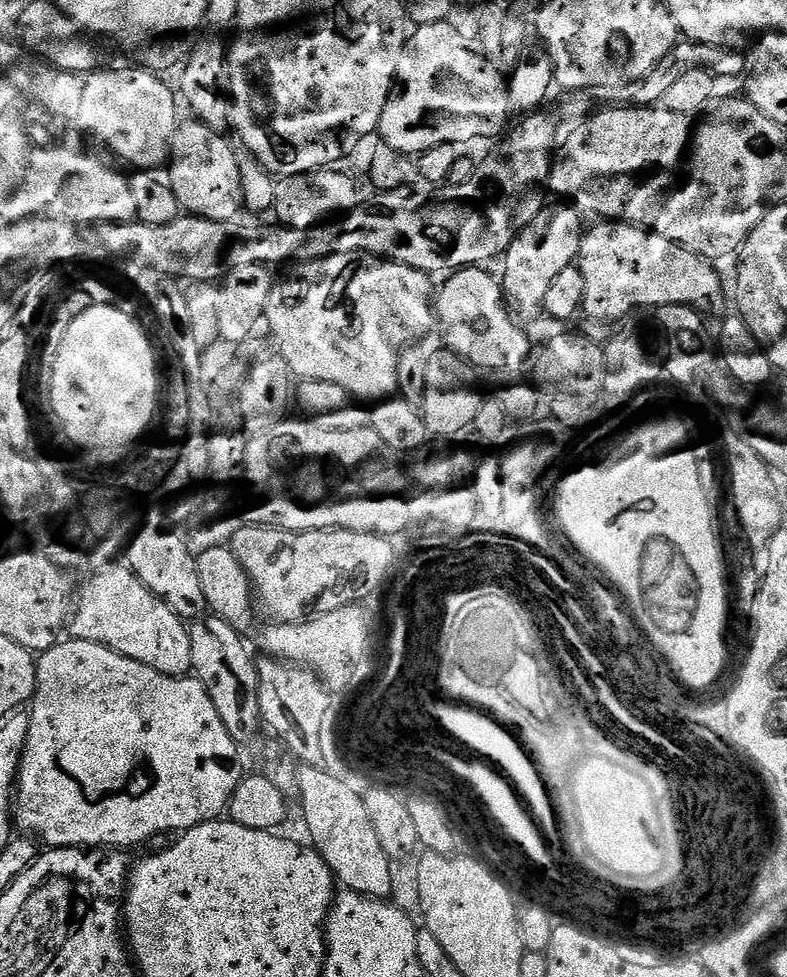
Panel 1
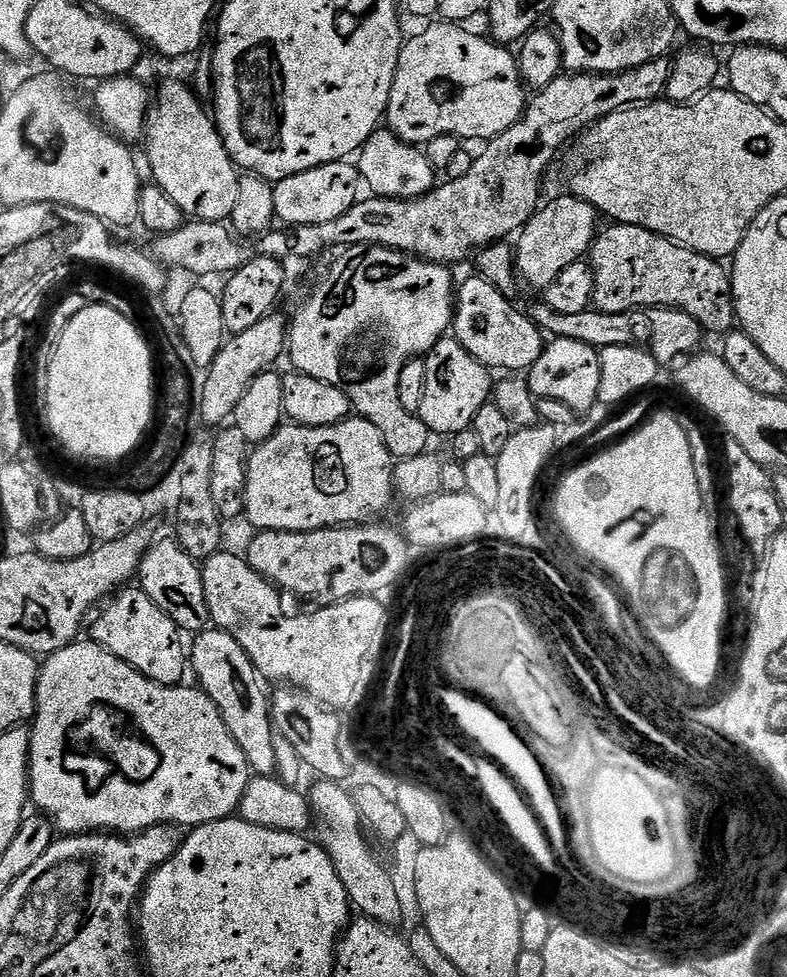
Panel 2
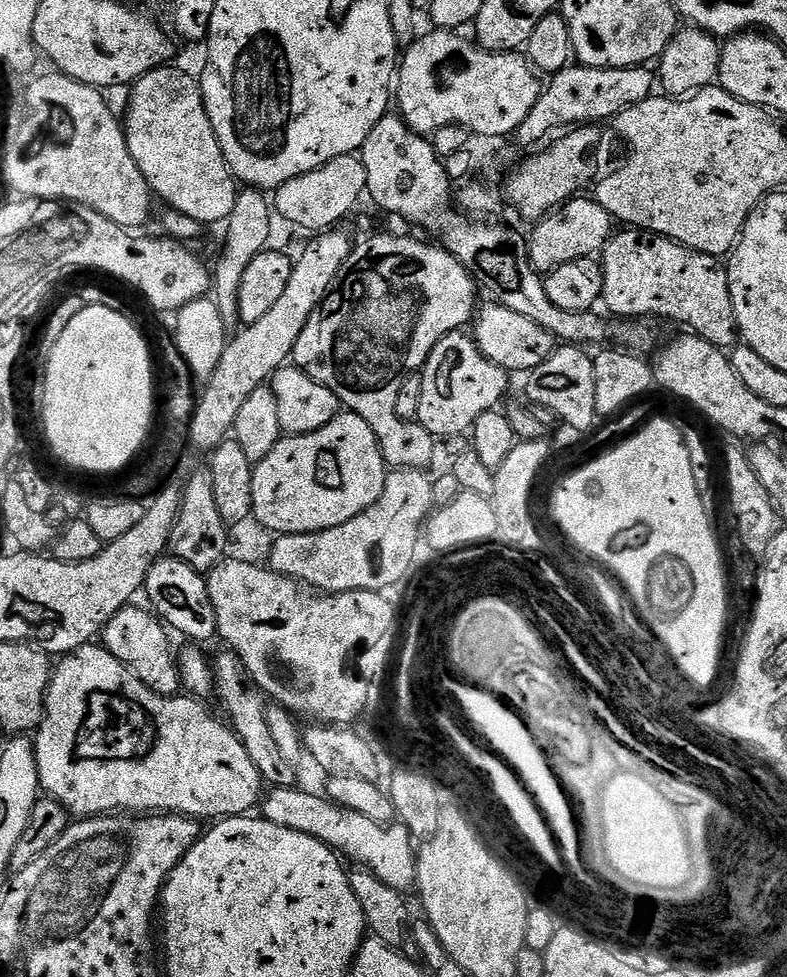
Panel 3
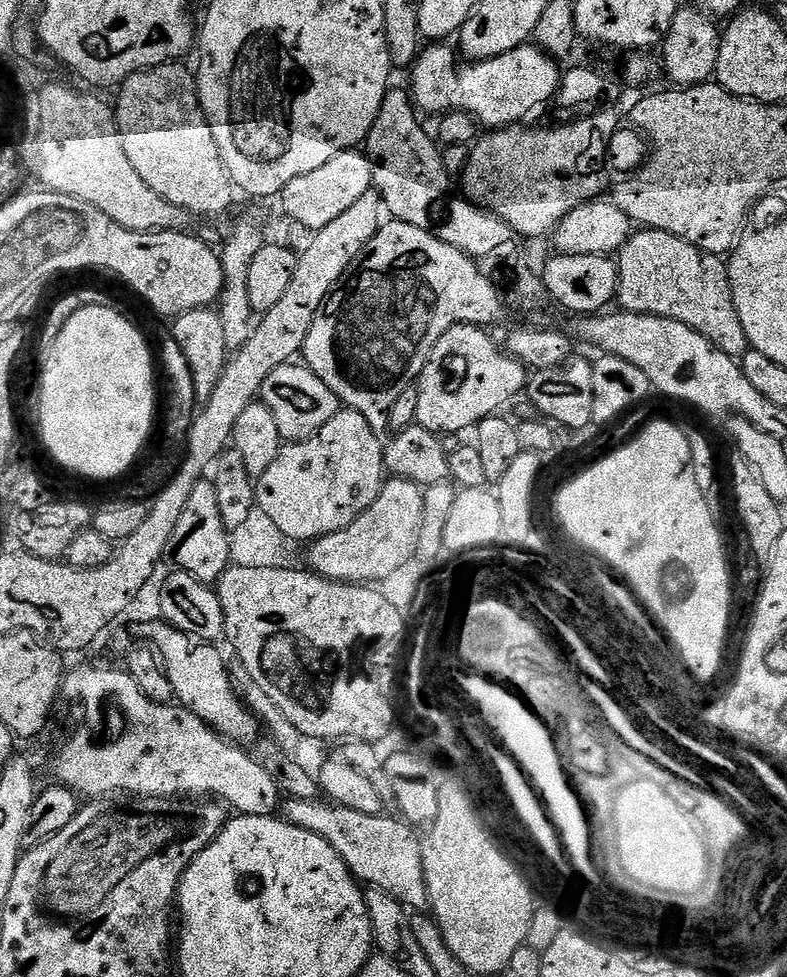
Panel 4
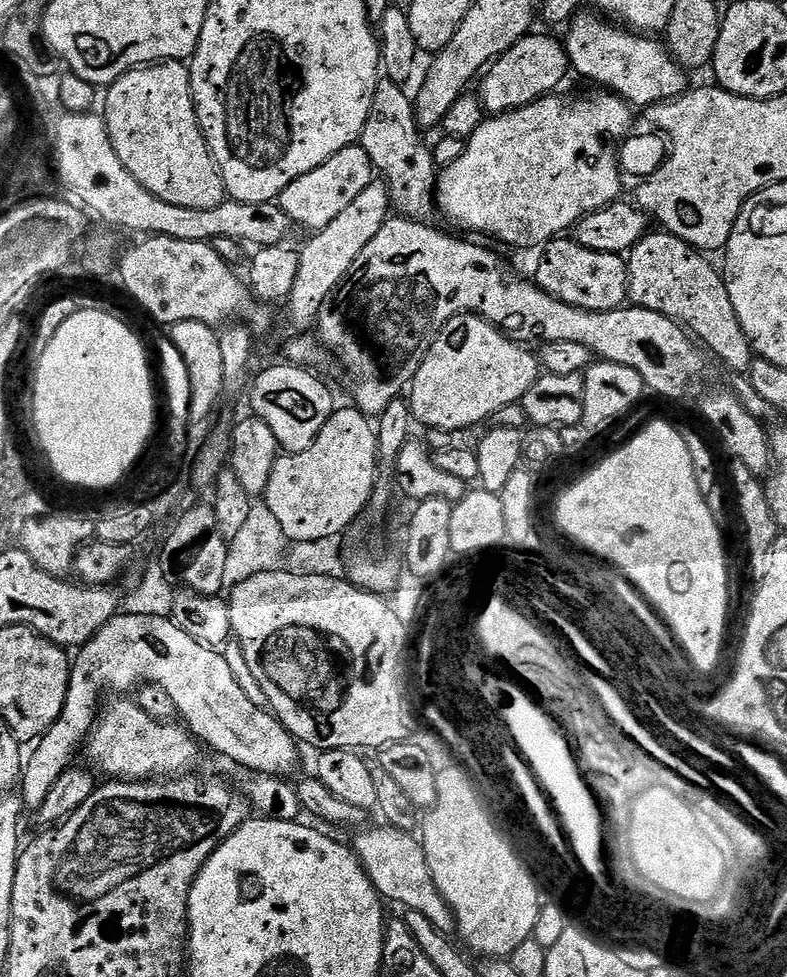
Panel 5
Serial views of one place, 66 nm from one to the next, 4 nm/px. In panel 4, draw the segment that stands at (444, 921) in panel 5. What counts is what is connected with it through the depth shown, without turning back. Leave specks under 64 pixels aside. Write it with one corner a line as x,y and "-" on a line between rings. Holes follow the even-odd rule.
318,798
285,799
282,804
283,819
330,842
330,846
334,846
334,850
340,855
342,862
346,862
357,881
378,890
386,890
390,898
400,901
409,910
424,910
429,907
426,874
422,866
424,846
421,837
416,837
417,829
413,825
395,815
358,814
358,810
344,808
341,804
321,802
323,801

